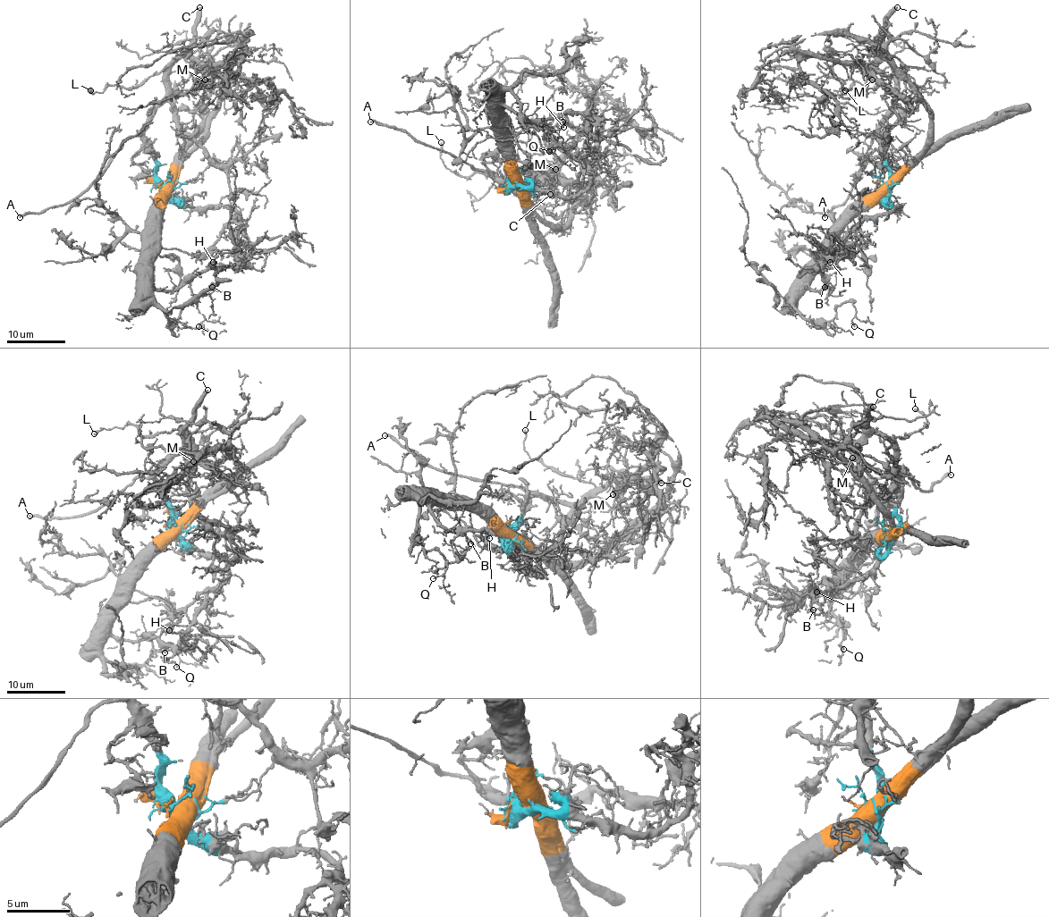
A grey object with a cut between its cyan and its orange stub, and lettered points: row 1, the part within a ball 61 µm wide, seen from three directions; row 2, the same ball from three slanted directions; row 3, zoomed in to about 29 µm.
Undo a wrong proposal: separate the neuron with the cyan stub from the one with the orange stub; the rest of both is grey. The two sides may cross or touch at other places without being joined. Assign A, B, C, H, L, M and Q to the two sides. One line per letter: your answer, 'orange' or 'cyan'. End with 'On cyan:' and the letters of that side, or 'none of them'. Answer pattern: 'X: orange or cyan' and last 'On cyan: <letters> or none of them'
A: cyan
B: orange
C: cyan
H: orange
L: cyan
M: cyan
Q: orange
On cyan: A, C, L, M

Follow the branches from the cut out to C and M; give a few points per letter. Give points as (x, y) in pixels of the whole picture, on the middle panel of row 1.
C: (513, 185), (505, 185), (506, 182), (494, 177), (515, 191), (530, 178), (540, 175), (551, 194)
M: (513, 185), (494, 177), (515, 191), (559, 159), (562, 164), (554, 169)

